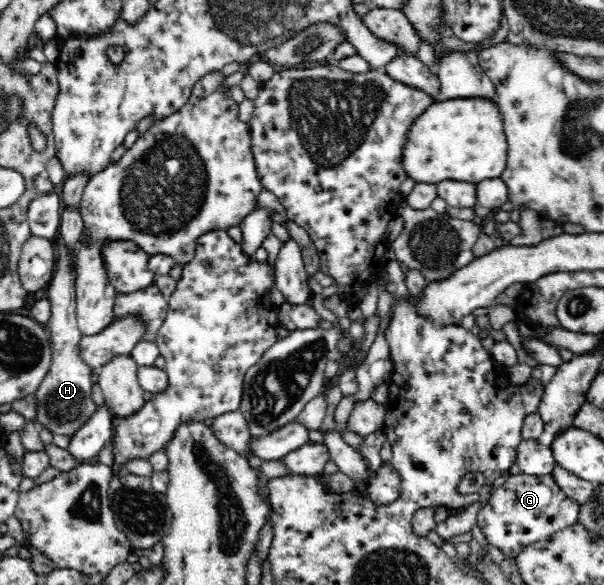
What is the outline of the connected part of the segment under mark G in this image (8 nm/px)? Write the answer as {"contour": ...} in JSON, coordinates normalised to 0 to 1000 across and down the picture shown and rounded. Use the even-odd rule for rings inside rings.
{"contour":[[[853,805],[791,874],[790,897],[811,932],[851,956],[871,932],[949,901],[957,892],[959,870],[960,862],[932,841],[912,810],[884,814]]]}

